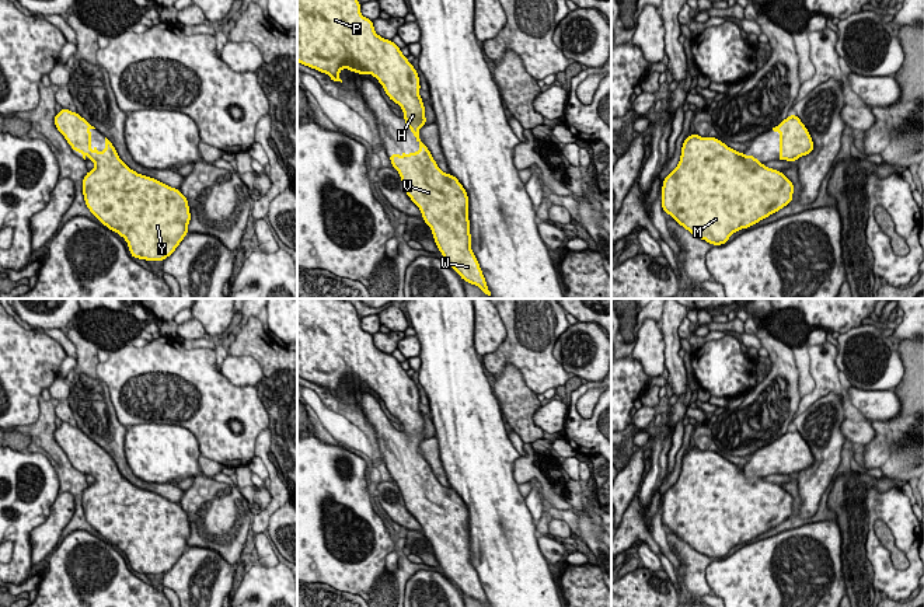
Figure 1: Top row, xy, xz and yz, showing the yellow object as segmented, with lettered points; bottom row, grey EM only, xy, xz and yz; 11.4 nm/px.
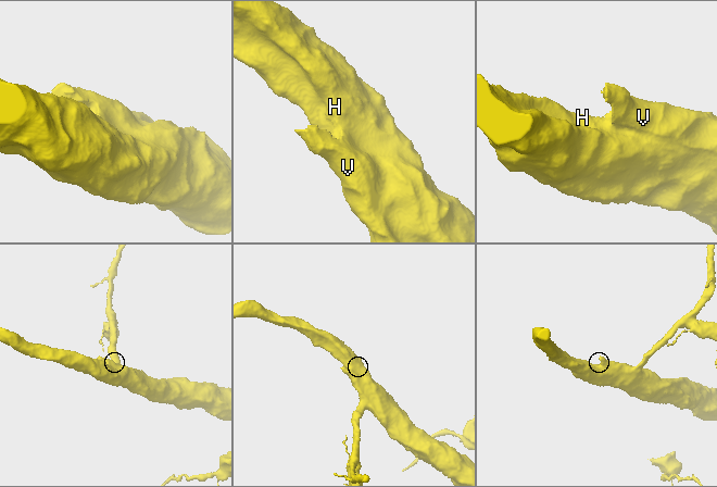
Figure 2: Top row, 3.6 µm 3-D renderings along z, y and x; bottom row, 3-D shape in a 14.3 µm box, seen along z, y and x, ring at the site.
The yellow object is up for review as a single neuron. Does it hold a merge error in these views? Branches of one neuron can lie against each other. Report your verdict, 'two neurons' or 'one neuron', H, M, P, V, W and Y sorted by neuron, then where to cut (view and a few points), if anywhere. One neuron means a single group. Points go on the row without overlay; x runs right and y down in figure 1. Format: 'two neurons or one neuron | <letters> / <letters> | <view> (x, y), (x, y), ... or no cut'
one neuron | H M P V W Y | no cut

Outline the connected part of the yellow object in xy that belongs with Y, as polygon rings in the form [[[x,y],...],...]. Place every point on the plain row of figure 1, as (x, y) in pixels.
[[[62,422],[53,436],[70,461],[95,478],[81,499],[88,524],[125,552],[132,572],[168,572],[188,548],[191,536],[181,505],[130,484],[107,451],[104,465],[93,463],[95,442],[77,426]]]

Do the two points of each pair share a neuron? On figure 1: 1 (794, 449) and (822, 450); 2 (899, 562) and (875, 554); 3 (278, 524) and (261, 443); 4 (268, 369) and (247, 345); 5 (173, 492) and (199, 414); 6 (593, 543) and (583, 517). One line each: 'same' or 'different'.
1: different
2: different
3: different
4: same
5: different
6: same

